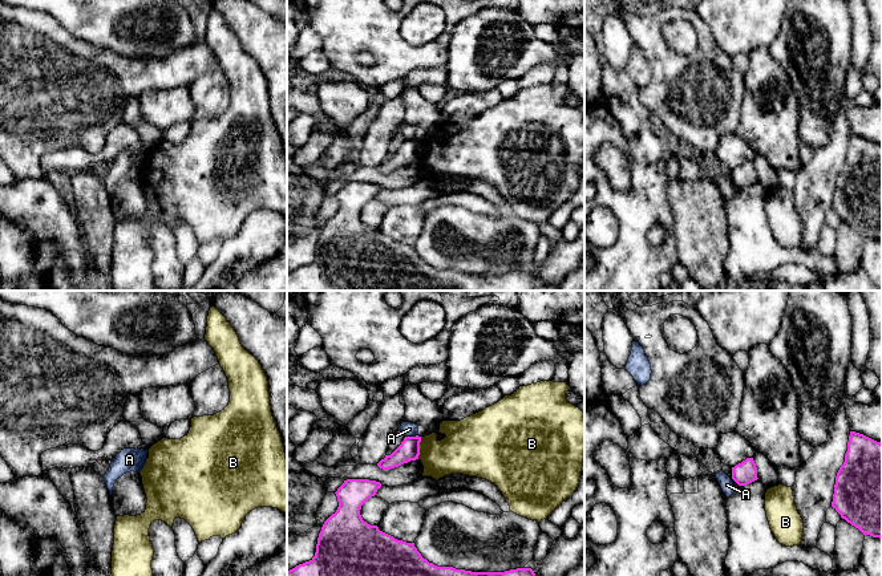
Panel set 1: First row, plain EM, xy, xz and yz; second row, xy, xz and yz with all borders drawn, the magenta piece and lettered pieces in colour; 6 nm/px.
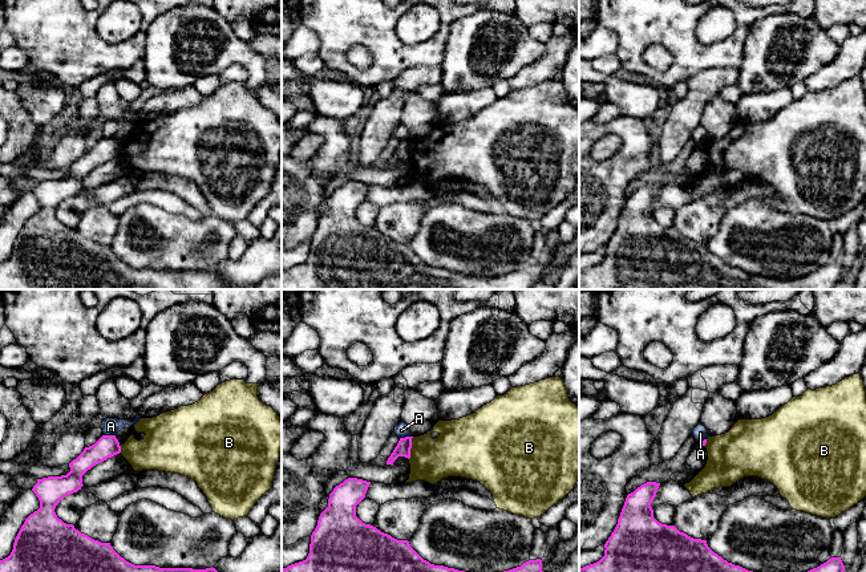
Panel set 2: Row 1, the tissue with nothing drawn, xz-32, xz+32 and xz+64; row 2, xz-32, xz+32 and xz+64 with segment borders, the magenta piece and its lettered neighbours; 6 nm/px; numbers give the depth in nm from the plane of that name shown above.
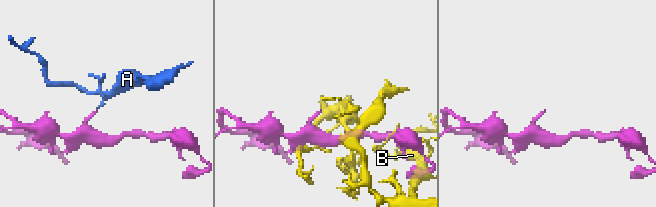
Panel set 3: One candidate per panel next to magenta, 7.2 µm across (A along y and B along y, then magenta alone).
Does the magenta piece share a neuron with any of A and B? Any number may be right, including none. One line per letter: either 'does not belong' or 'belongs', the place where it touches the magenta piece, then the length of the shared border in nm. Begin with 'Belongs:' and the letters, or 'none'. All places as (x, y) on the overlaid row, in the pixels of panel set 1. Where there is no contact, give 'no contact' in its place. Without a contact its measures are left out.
Belongs: none
A: does not belong | xz (411, 437) | 80 nm
B: does not belong | xz (419, 447) | 140 nm

